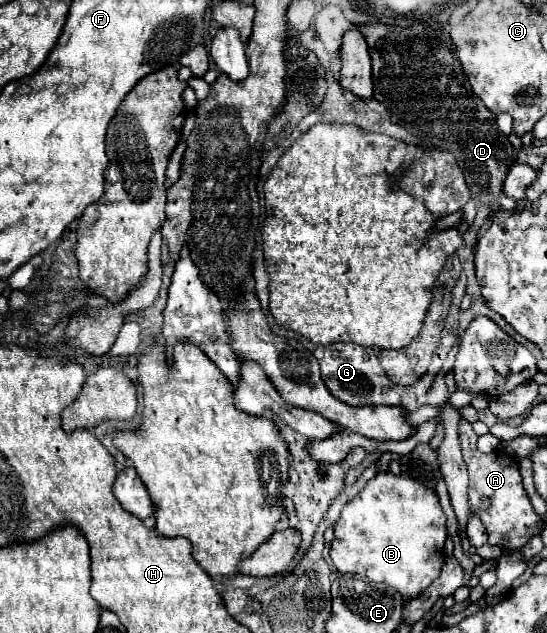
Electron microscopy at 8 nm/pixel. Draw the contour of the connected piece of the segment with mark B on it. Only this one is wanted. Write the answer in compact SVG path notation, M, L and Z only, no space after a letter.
M379 473L343 507L335 523L331 559L341 573L365 575L413 599L441 573L445 539L445 513L441 511L435 491L407 475Z

